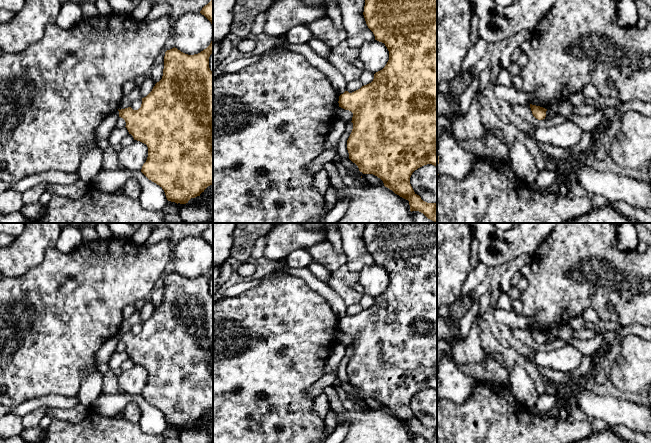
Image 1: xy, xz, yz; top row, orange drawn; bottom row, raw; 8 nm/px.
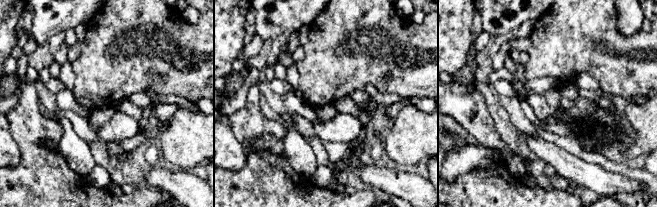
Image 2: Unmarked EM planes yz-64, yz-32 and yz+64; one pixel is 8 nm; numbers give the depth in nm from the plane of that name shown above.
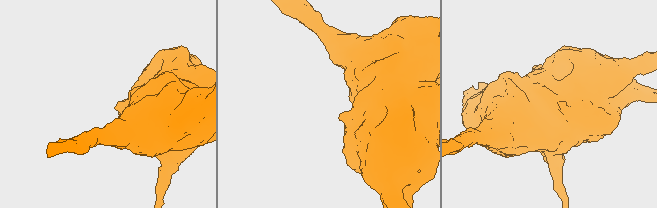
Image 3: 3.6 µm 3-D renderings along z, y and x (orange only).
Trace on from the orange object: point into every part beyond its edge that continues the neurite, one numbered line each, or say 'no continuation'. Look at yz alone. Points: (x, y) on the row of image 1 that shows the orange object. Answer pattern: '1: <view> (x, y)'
no continuation

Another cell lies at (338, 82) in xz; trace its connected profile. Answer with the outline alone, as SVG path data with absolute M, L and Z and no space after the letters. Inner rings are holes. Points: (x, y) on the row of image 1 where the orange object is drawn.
M282 36L277 41L276 46L283 47L303 55L312 66L326 75L339 96L346 91L347 82L338 69L328 60L316 54L307 43L292 44L285 38L285 36Z

